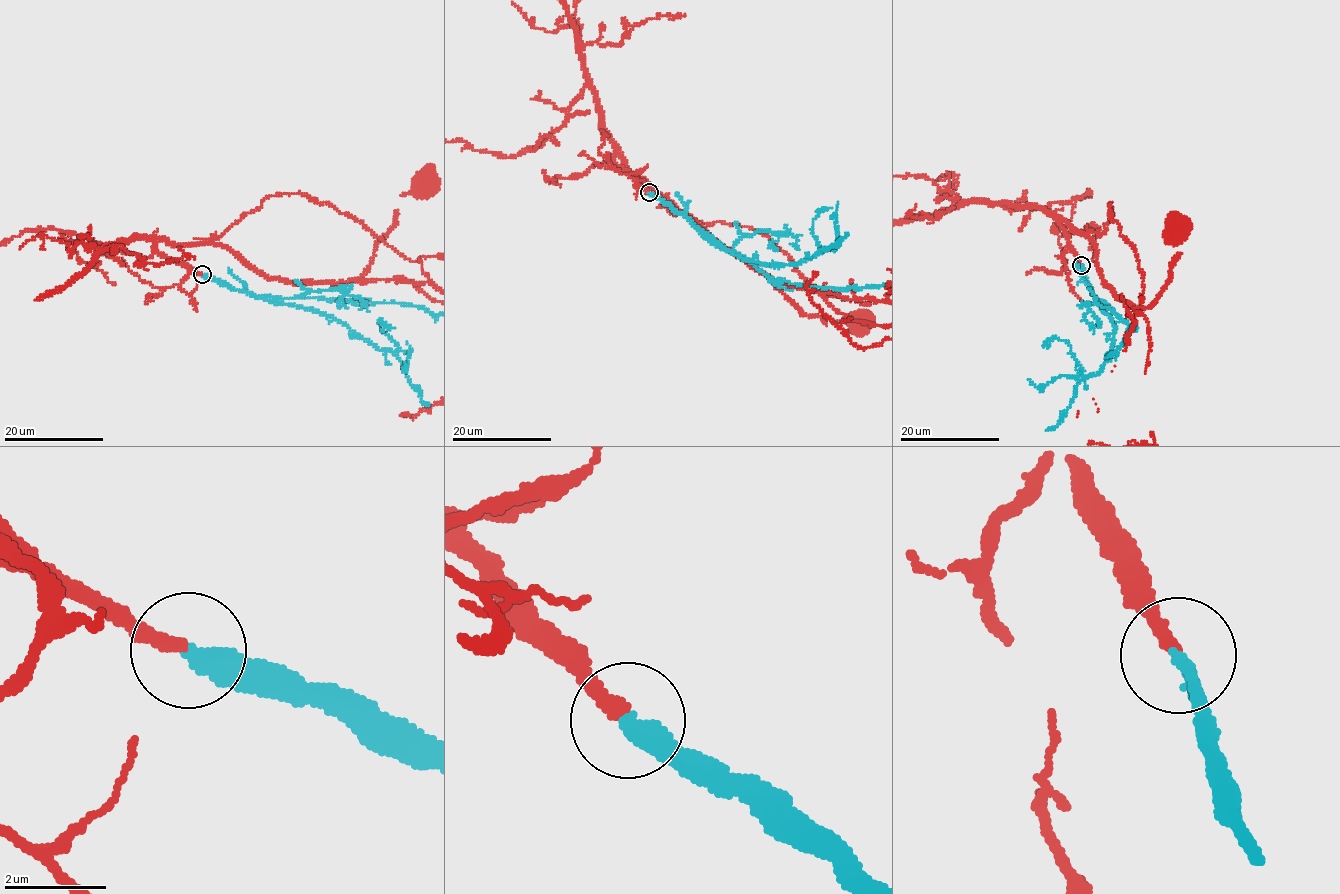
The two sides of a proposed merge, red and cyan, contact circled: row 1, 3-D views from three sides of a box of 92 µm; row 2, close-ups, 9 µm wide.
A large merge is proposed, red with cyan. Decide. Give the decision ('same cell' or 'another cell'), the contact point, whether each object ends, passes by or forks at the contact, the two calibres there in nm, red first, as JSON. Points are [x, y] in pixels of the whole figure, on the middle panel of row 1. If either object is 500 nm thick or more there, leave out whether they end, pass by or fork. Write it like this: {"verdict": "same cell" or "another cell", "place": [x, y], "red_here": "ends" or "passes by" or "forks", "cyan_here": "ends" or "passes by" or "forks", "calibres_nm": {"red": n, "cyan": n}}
{"verdict": "same cell", "place": [649, 192], "red_here": "ends", "cyan_here": "ends", "calibres_nm": {"red": 260, "cyan": 320}}

